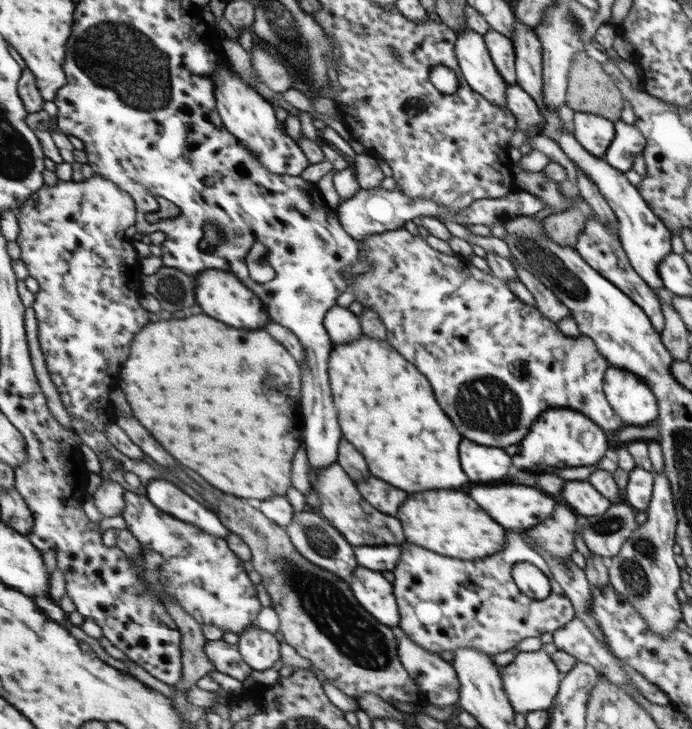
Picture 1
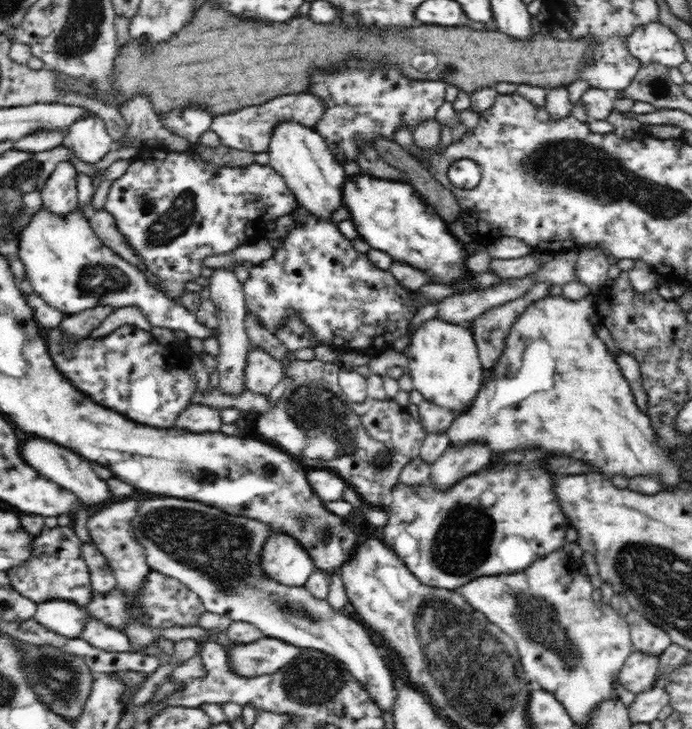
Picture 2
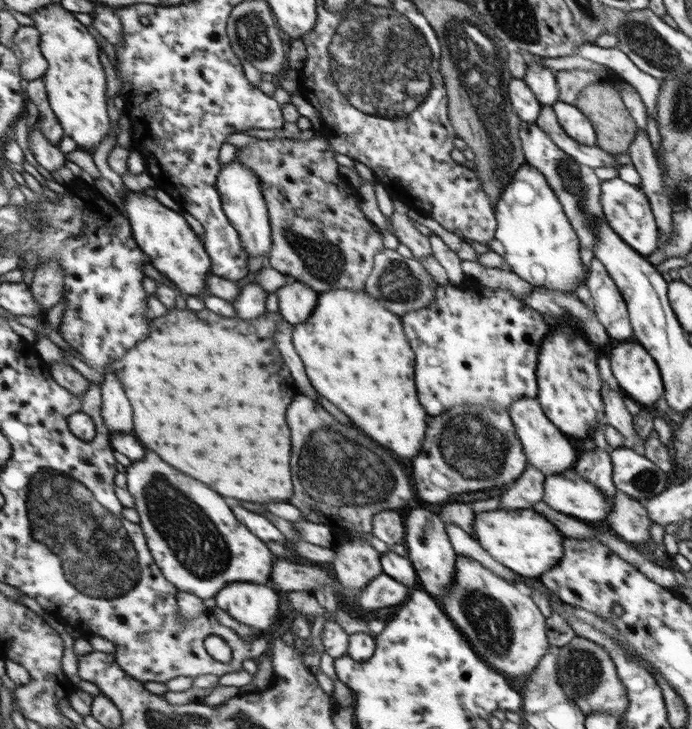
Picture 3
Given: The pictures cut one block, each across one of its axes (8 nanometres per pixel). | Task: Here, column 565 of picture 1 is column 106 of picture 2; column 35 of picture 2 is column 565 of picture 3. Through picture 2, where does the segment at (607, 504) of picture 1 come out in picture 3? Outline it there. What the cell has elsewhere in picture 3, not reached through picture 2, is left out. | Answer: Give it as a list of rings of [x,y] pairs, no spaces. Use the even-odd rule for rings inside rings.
[[[522,397],[517,400],[512,407],[507,410],[517,427],[517,435],[521,439],[522,447],[525,448],[525,455],[528,457],[530,465],[540,468],[546,476],[550,474],[562,474],[562,471],[570,470],[570,466],[576,460],[576,452],[570,444],[570,440],[562,434],[544,412],[538,403],[537,397]]]

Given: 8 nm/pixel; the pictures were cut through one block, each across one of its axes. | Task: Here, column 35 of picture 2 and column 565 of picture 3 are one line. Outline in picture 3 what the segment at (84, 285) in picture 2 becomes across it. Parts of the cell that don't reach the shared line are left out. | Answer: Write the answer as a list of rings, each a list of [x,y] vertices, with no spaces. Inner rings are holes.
[[[525,163],[514,174],[495,211],[496,238],[505,248],[503,258],[513,273],[534,287],[564,292],[582,282],[584,268],[578,254],[577,230],[540,170]]]

